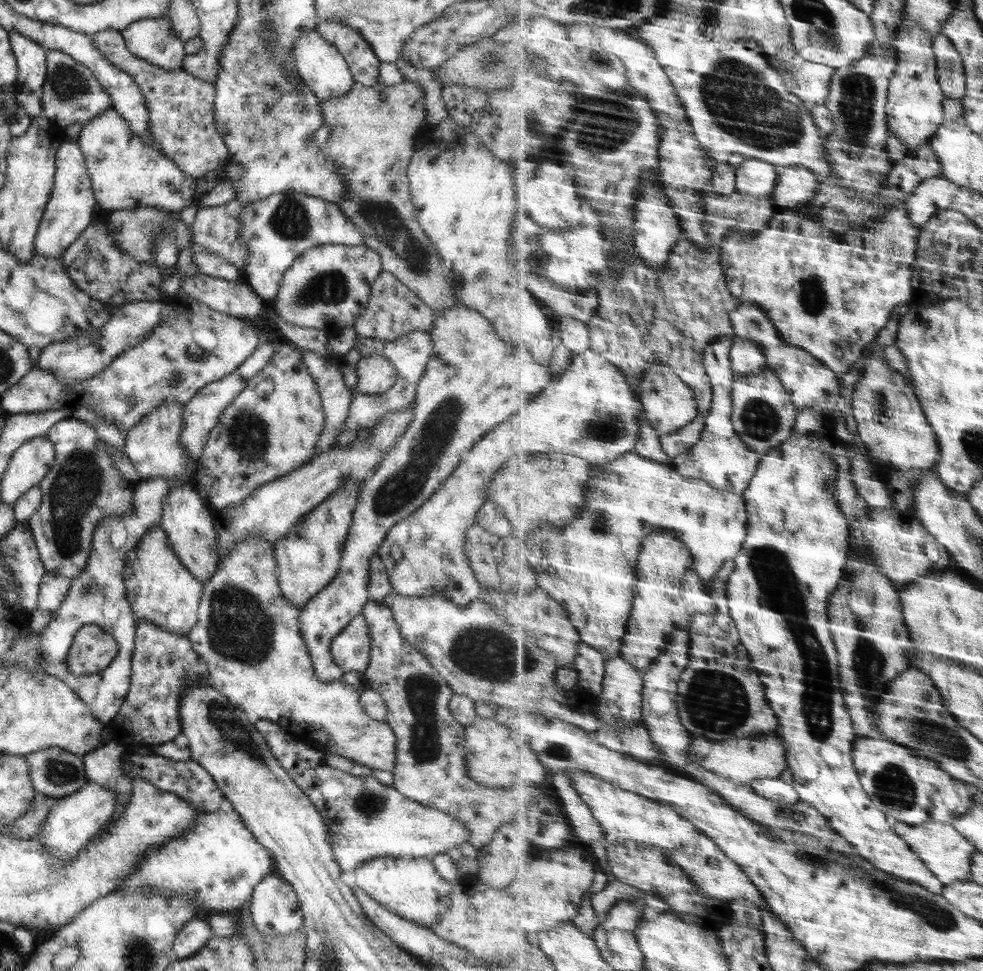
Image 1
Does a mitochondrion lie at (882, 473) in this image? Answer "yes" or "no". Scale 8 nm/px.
no

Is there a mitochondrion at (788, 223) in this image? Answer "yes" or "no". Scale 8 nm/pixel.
no

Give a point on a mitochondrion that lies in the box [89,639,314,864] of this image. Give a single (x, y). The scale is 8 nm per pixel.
(234, 734)

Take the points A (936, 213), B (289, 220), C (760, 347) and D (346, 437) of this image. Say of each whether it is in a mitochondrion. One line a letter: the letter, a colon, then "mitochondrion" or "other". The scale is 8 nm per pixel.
A: other
B: mitochondrion
C: other
D: other

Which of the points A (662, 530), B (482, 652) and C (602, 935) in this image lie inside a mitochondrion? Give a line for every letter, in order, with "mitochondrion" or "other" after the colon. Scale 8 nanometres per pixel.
A: other
B: mitochondrion
C: other

